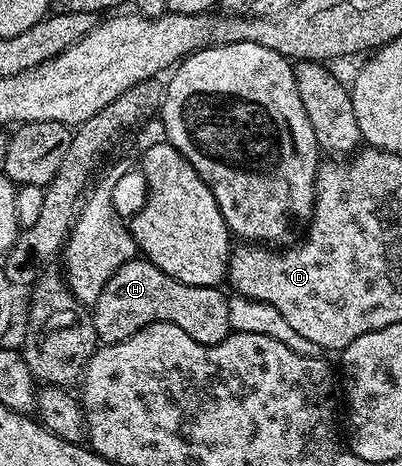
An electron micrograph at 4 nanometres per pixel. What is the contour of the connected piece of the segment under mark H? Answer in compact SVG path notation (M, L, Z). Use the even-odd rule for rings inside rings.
M145 258L125 262L101 290L97 302L90 309L93 326L103 344L116 344L128 340L145 326L157 322L170 322L181 326L189 338L202 344L216 344L231 335L229 322L229 296L222 287L189 286L169 278Z

